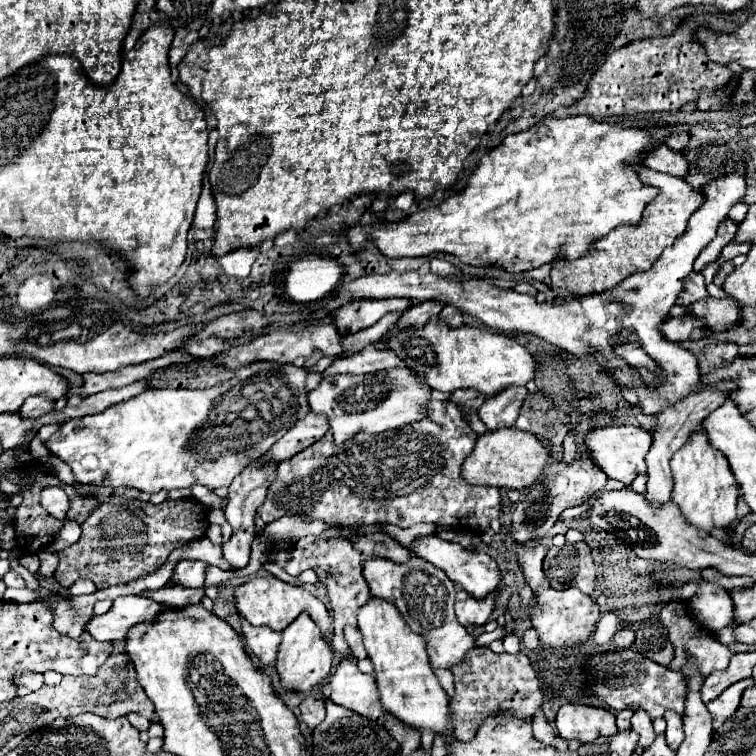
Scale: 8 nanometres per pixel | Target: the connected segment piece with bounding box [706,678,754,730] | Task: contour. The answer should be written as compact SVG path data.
M744 678L732 686L728 686L728 690L724 690L724 694L720 698L714 698L712 702L706 704L708 712L712 714L712 720L714 720L714 730L718 730L736 712L742 692L752 684L754 684L752 678Z

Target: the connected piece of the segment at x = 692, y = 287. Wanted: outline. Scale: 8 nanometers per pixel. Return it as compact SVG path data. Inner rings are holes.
M692 272L686 280L684 280L684 290L680 292L676 304L684 304L684 306L690 306L692 302L698 302L700 298L710 298L708 290L706 290L706 284L704 284L704 278L700 272Z

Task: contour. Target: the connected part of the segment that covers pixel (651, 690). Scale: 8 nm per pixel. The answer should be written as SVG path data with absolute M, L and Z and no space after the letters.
M626 648L616 650L608 654L596 654L588 662L588 674L592 680L590 694L602 696L602 700L608 704L608 708L620 712L624 708L632 710L646 710L650 718L662 718L666 710L674 710L678 714L684 714L684 702L686 702L686 678L682 672L674 672L666 666L660 666L648 658L644 658L640 652Z

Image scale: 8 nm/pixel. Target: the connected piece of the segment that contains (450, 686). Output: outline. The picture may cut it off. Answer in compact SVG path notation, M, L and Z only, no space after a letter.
M436 668L434 670L434 674L438 676L438 680L440 680L440 684L442 684L442 688L448 692L448 696L452 696L454 694L454 682L452 682L452 672L448 670L448 668Z

